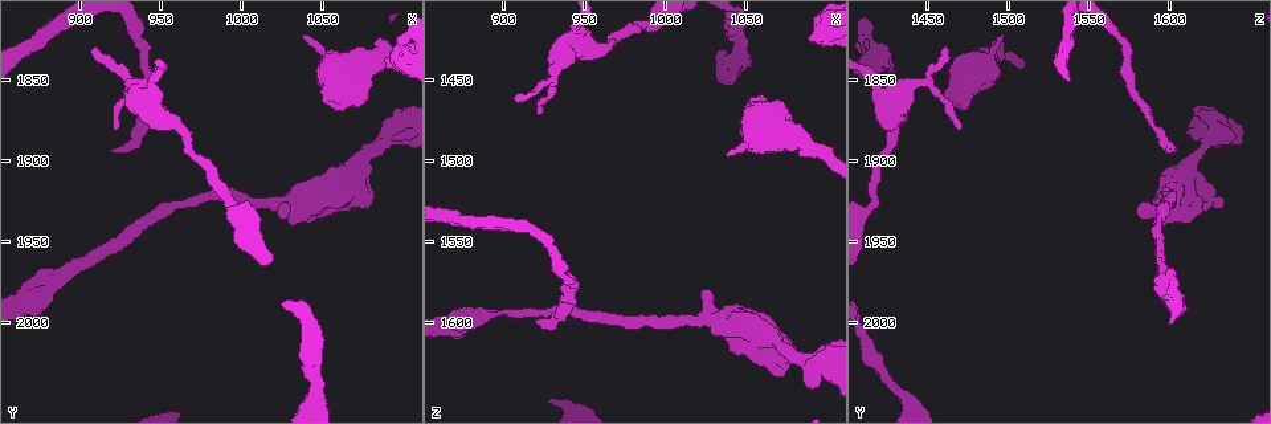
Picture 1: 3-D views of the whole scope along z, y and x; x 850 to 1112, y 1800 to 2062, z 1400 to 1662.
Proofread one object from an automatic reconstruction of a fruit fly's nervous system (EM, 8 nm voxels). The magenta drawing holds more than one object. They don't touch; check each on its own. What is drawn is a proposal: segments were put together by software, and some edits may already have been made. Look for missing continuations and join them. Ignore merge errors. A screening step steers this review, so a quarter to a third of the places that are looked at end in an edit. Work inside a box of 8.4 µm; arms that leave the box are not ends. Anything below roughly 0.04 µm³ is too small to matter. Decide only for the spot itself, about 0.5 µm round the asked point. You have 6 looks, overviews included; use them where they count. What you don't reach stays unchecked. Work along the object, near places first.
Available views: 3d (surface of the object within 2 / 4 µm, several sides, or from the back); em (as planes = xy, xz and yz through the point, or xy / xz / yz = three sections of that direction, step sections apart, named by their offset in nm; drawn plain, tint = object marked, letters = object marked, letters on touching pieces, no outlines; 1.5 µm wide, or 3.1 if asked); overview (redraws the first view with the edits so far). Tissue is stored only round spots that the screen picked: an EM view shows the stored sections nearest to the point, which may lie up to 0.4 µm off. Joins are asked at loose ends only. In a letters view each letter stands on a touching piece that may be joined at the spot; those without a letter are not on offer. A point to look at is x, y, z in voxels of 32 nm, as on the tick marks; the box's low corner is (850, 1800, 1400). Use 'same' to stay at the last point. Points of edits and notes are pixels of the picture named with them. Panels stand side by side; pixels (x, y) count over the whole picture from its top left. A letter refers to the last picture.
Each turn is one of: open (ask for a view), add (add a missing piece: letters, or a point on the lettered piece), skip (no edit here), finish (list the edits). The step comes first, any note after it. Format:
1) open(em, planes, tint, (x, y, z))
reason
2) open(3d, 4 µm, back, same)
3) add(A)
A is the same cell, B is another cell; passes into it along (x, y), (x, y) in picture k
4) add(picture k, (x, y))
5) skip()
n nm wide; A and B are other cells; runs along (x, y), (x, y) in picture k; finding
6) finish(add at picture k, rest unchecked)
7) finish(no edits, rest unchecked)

open(3d, 2 µm, (1038, 1822, 1496))
thin end

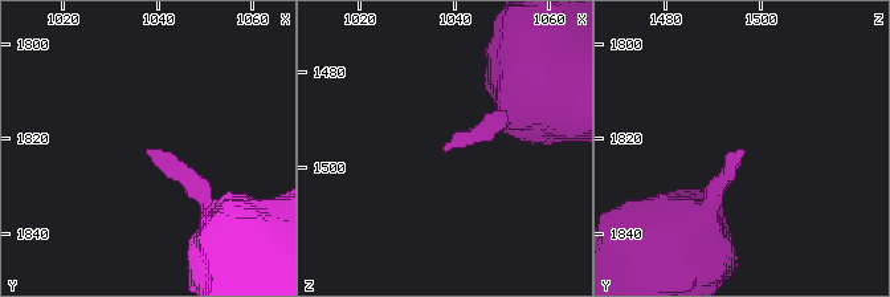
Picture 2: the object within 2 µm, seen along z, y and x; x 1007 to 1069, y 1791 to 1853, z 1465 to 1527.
open(em, planes, letters, (1038, 1823, 1497))

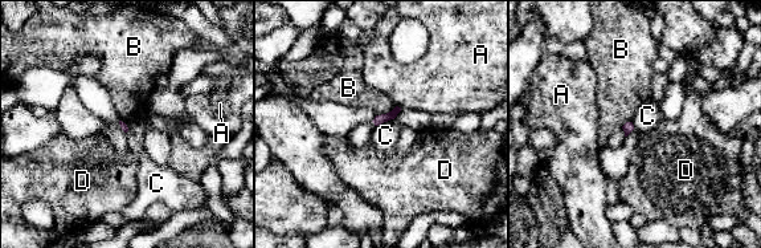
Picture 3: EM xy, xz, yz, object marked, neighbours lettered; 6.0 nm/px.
skip()
A, B, C and D are other cells; border along (393, 118), (376, 126) in picture 3; none of them fits

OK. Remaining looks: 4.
open(3d, 4 µm, (1090, 1842, 1426))
branch stops here

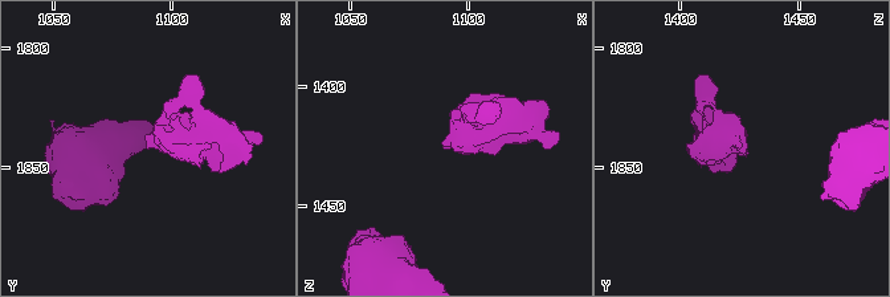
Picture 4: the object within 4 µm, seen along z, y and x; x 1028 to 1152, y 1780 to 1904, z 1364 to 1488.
open(em, planes, letters, (1090, 1842, 1426))
need the tissue

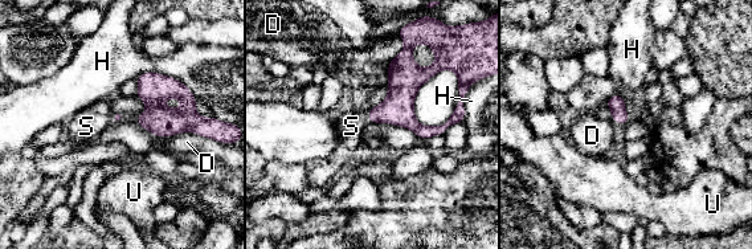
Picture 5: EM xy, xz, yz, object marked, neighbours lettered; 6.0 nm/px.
add(S)
S is the same cell, D, H and U are other cells; passes into it along (397, 109), (368, 117), (351, 126) in picture 5; the neuron continues

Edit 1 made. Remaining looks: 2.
open(em, planes, letters, (922, 1882, 1472))

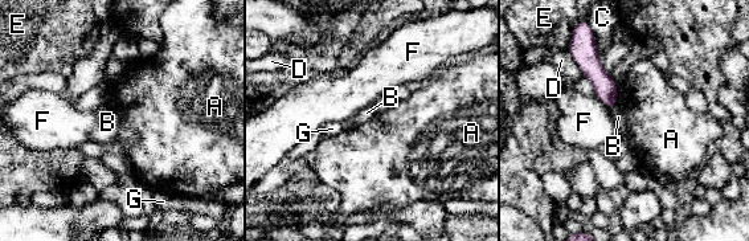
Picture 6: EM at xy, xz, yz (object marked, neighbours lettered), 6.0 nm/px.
skip()
90 nm wide; D touches over 180 nm; A, B, C, D, E, F and G are other cells; no lettered piece goes on from it

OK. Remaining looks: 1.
finish(add at picture 5, rest unchecked)

